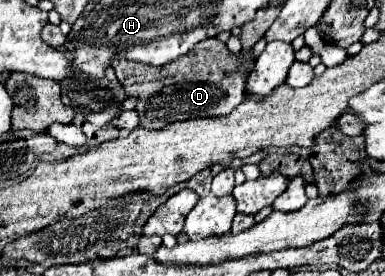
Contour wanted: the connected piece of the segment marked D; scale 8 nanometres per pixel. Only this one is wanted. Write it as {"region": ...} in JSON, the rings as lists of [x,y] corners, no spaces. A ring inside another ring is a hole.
{"region":[[[215,37],[201,41],[181,59],[161,67],[149,67],[145,63],[127,59],[113,61],[113,69],[127,97],[137,99],[135,111],[139,113],[141,127],[151,131],[159,131],[165,127],[165,123],[229,115],[245,97],[245,79],[249,75],[249,67],[249,63],[245,63],[239,55],[233,55],[227,45]]]}

